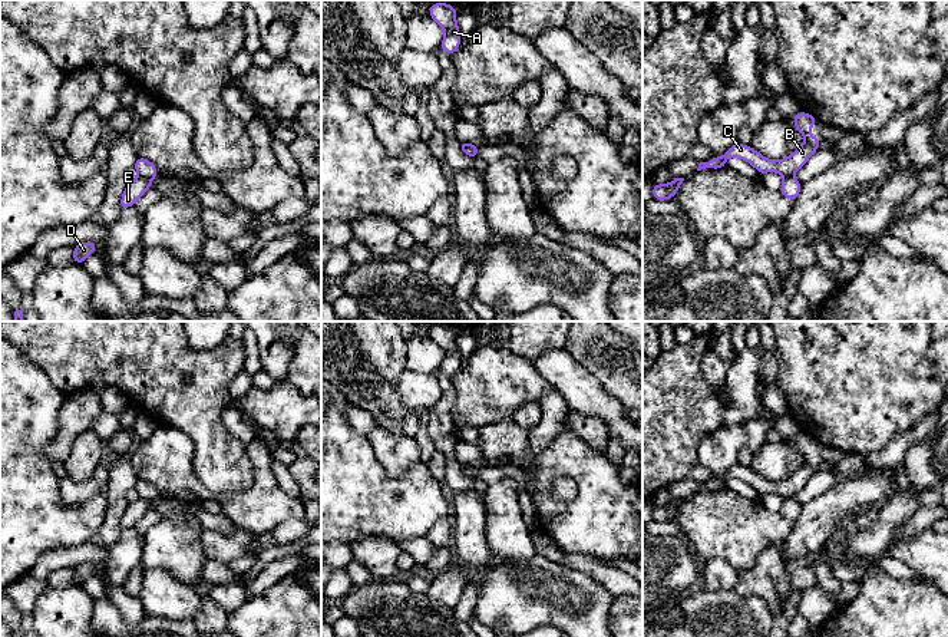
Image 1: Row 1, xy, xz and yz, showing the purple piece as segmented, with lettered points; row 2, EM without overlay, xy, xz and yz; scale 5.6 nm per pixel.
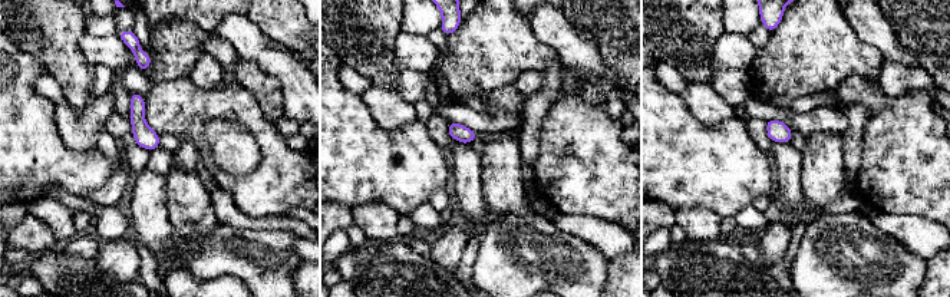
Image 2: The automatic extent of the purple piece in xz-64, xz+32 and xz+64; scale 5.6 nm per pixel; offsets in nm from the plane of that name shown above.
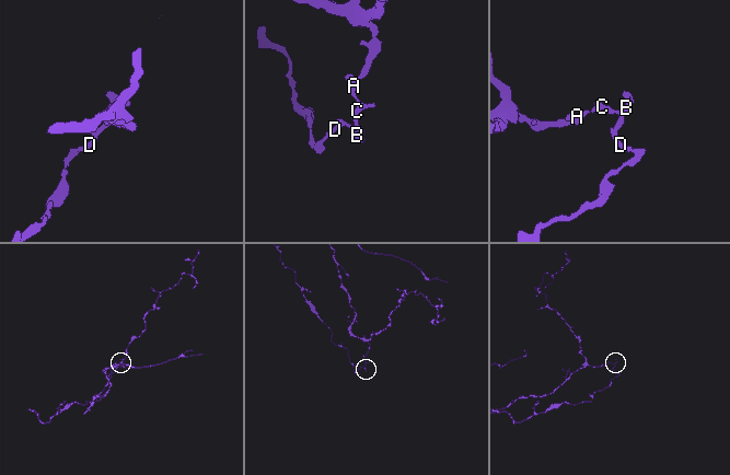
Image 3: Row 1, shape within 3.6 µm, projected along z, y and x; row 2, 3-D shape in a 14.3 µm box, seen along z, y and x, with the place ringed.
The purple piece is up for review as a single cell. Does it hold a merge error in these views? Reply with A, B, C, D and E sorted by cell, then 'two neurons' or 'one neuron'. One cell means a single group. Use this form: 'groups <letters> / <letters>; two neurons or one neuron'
groups A B C / D E; two neurons

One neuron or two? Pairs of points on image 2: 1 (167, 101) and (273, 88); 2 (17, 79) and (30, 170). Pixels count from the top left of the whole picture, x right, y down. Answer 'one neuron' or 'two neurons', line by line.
1: two neurons
2: one neuron

